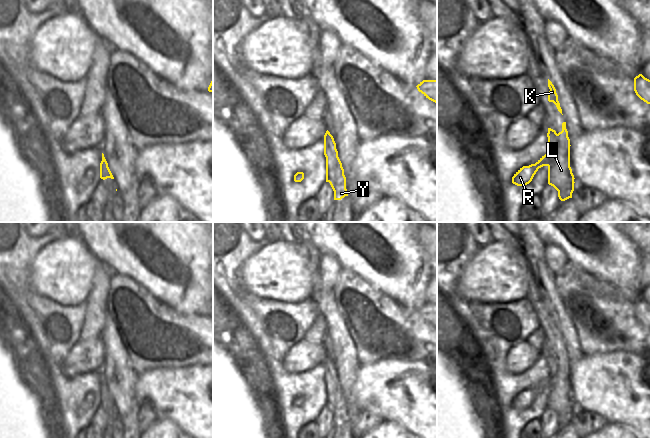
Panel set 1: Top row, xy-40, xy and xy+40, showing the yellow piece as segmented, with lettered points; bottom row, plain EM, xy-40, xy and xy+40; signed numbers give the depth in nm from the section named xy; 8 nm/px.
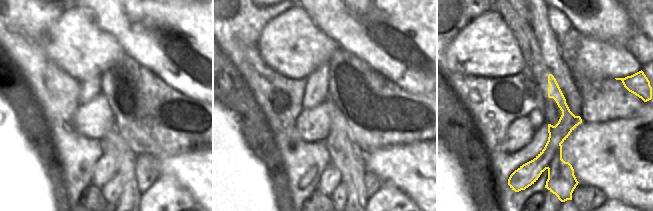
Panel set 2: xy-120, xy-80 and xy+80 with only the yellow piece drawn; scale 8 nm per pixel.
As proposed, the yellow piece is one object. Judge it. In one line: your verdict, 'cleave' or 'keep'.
cleave

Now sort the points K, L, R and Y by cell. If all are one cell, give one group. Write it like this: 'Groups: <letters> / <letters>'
Groups: K R / L Y.

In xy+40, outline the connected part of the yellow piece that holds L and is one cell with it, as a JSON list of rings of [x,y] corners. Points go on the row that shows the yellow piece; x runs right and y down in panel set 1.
[[[566,122],[562,123],[562,131],[558,133],[560,143],[552,153],[552,163],[548,166],[548,184],[558,191],[561,201],[572,198],[574,191],[574,175],[570,167],[570,139]]]

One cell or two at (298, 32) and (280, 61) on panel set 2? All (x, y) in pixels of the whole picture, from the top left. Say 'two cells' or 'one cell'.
one cell

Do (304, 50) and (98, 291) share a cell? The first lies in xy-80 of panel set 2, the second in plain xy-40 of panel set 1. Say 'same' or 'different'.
different

